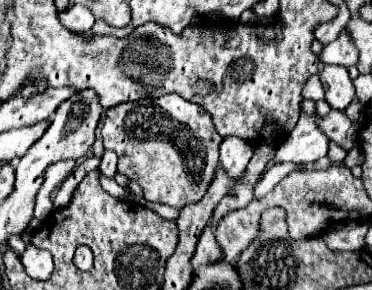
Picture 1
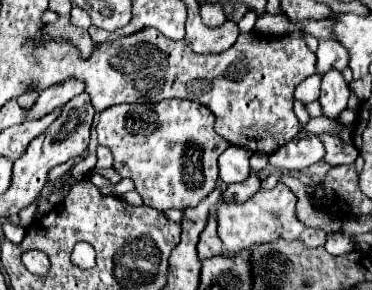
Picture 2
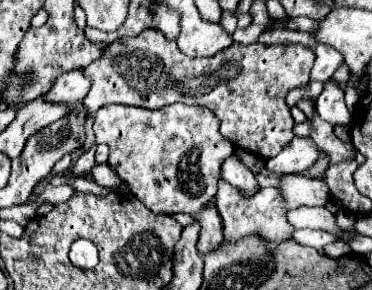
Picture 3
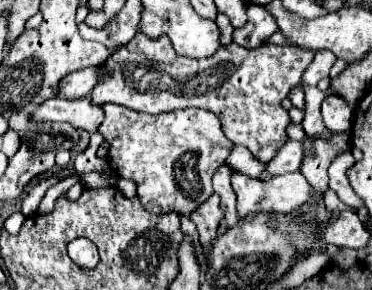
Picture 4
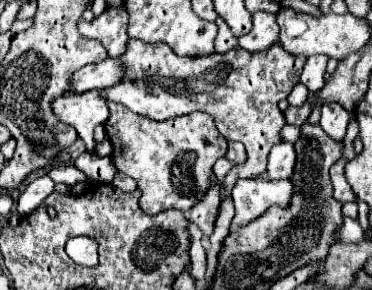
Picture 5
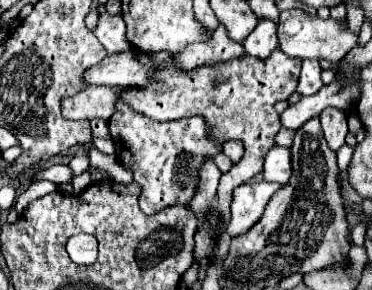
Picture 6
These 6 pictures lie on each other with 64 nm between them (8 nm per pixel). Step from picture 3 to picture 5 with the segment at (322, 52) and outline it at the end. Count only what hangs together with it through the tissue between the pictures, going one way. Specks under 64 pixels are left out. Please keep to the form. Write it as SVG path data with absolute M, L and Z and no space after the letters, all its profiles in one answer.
M316 54L316 56L310 56L304 70L302 70L302 76L300 76L300 82L310 90L310 92L318 92L322 86L324 86L324 74L326 74L326 64L328 64L328 56L324 54Z

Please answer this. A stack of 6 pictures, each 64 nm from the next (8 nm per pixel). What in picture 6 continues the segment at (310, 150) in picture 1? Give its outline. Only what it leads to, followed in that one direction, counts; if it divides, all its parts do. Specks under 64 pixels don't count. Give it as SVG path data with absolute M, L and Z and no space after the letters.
M274 146L264 160L264 180L266 182L280 182L286 184L292 172L292 154L290 148Z

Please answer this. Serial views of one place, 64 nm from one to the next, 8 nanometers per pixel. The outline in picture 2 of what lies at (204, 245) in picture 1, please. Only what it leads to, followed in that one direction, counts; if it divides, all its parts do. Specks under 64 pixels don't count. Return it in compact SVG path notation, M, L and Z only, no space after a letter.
M210 216L204 232L200 234L198 258L200 258L200 260L206 260L206 258L220 256L220 254L224 254L224 246L220 244L220 238L218 238L218 234L216 234L216 218Z

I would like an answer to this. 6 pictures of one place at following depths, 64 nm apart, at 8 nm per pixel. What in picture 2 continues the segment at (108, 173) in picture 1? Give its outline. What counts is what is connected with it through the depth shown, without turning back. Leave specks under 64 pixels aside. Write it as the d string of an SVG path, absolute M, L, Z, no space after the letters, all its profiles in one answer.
M98 146L98 154L96 156L98 156L96 170L108 170L108 168L112 168L114 158L112 158L112 152L106 146Z

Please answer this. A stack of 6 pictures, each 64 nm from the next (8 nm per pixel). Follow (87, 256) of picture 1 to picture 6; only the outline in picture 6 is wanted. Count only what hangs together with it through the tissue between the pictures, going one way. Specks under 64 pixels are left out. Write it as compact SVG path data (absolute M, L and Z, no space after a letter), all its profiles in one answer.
M78 234L72 236L66 244L66 250L72 258L72 262L76 264L94 264L96 262L96 254L98 254L98 240L90 234Z

